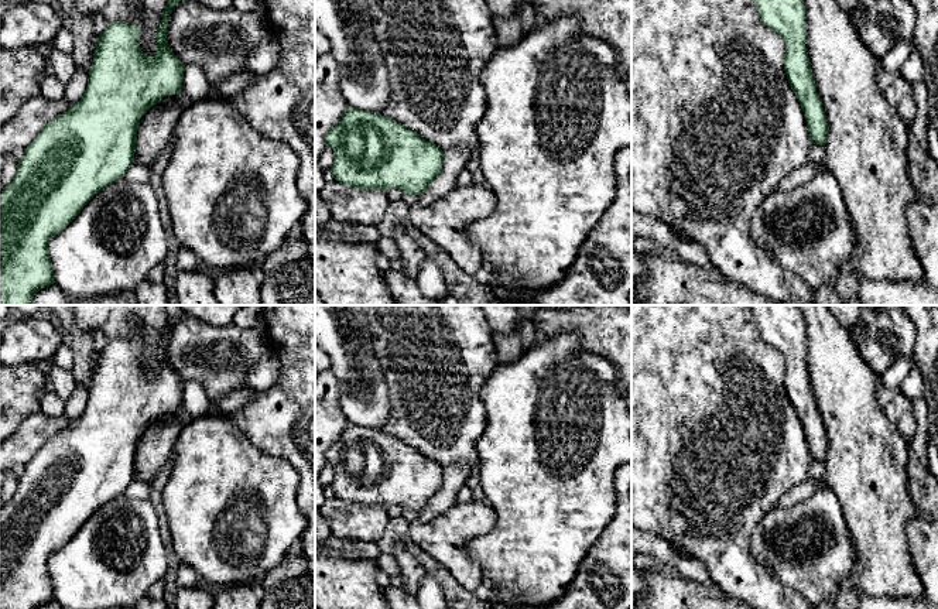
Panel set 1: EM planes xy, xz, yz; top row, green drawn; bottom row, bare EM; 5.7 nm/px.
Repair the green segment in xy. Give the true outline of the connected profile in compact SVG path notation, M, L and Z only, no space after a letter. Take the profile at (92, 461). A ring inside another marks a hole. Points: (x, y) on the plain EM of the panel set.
M165 305L167 322L161 342L157 346L157 374L146 372L141 367L138 357L140 345L136 341L129 339L110 339L105 349L96 353L96 367L89 386L88 403L79 418L71 422L59 434L49 438L35 456L25 465L23 475L18 478L16 492L8 503L0 510L0 609L38 609L40 606L54 601L54 585L49 575L48 560L57 550L62 548L83 526L83 523L103 504L112 499L124 495L129 483L134 479L137 447L141 434L165 413L181 410L184 380L174 372L167 360L167 343L172 325L184 315L181 305Z

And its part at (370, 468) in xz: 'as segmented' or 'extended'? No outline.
as segmented

